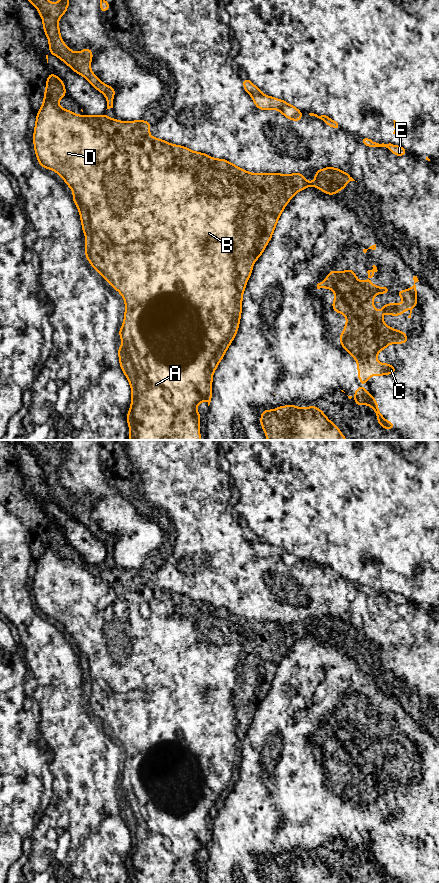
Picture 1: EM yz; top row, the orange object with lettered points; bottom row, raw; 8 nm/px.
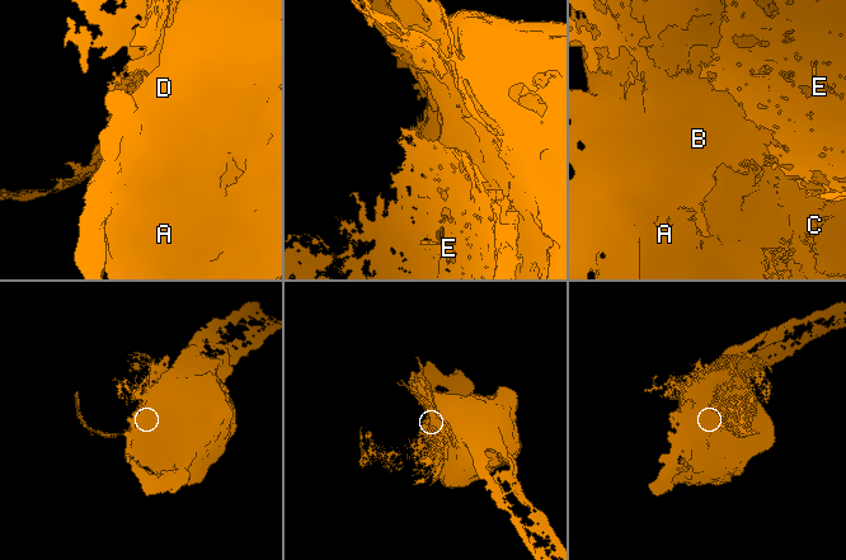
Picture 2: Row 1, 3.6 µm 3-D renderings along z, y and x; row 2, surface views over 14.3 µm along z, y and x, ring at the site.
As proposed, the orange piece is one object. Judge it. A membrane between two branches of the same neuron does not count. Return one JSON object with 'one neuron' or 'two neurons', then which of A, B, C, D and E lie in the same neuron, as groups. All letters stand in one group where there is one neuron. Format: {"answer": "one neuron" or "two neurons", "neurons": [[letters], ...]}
{"answer": "two neurons", "neurons": [["A", "B", "C", "D"], ["E"]]}

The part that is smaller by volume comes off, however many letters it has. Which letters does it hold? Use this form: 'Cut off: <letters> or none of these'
Cut off: E

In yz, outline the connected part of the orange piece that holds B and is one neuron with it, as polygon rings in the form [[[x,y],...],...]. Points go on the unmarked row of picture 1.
[[[48,539],[44,540],[44,550],[42,552],[41,557],[36,563],[36,573],[34,577],[33,591],[34,591],[35,602],[37,604],[39,613],[45,617],[53,617],[54,620],[59,622],[64,627],[66,633],[68,633],[74,640],[72,647],[79,657],[83,681],[87,686],[86,693],[85,693],[85,704],[87,705],[91,714],[96,719],[98,719],[103,724],[103,726],[106,727],[114,735],[115,738],[121,741],[126,752],[122,777],[118,778],[117,782],[121,784],[121,787],[123,790],[123,793],[118,795],[120,815],[124,820],[124,822],[126,823],[132,837],[131,856],[130,856],[130,859],[127,861],[127,870],[128,870],[129,877],[131,879],[130,883],[200,883],[201,863],[196,859],[196,854],[205,846],[207,847],[208,854],[209,854],[212,848],[212,839],[209,841],[207,840],[207,817],[210,816],[213,822],[219,810],[223,807],[226,798],[228,797],[229,793],[232,791],[238,779],[240,764],[242,760],[242,747],[237,748],[235,746],[237,726],[235,724],[233,708],[229,702],[237,686],[237,671],[236,671],[236,668],[233,666],[232,662],[235,660],[237,664],[239,663],[239,654],[241,652],[241,649],[239,647],[236,648],[236,653],[234,654],[230,648],[232,643],[224,643],[219,645],[209,640],[206,640],[205,635],[202,633],[202,630],[199,628],[197,624],[199,619],[194,617],[189,617],[185,614],[186,612],[190,611],[190,605],[186,601],[182,605],[181,610],[179,609],[179,606],[175,605],[173,612],[169,616],[166,614],[166,612],[163,614],[151,612],[148,615],[146,615],[144,610],[141,608],[140,597],[136,593],[126,592],[120,583],[111,584],[100,580],[97,576],[93,575],[84,565],[78,564],[72,559],[61,556],[57,552],[57,550],[54,549],[54,543],[49,541]]]

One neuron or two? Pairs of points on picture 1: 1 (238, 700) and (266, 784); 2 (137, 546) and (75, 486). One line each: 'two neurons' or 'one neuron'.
1: two neurons
2: one neuron

